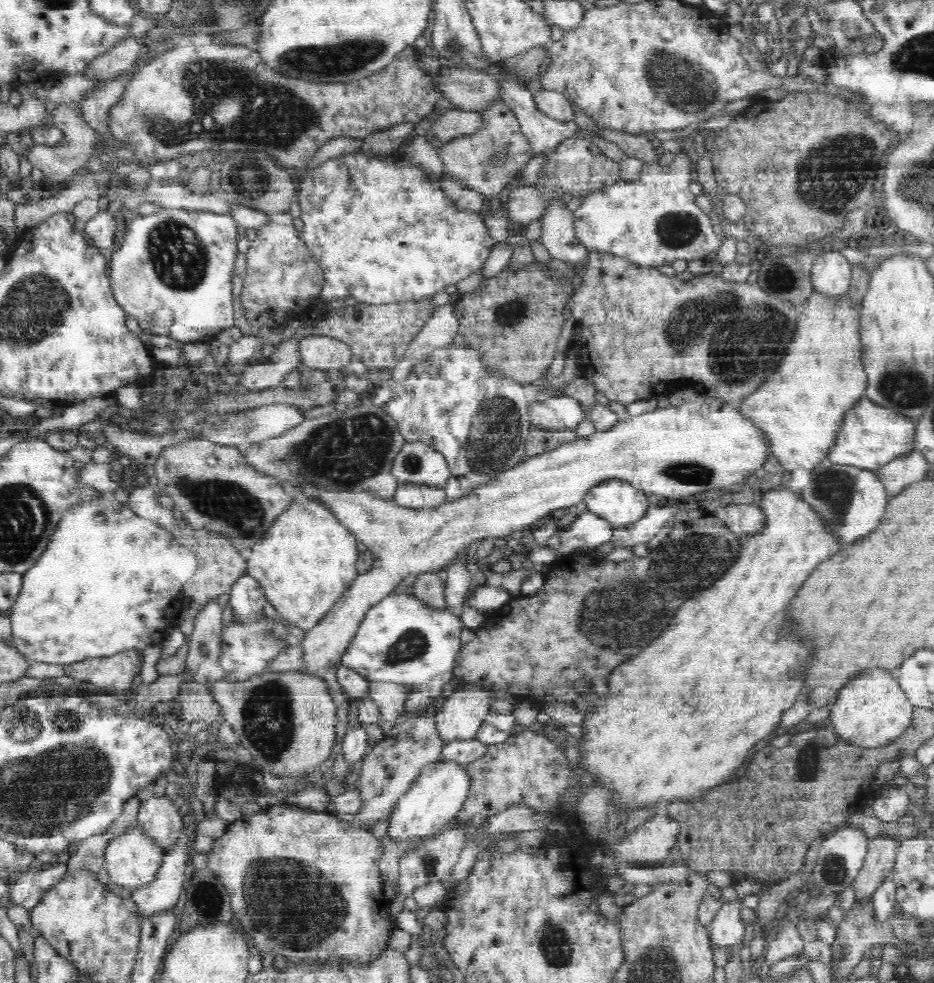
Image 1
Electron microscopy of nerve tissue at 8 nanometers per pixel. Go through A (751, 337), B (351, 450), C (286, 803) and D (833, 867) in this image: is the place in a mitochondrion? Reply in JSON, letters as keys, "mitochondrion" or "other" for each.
{"A":"mitochondrion","B":"mitochondrion","C":"other","D":"mitochondrion"}

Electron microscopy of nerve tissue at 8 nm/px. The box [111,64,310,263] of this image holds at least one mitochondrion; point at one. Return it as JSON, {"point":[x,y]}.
{"point":[251,176]}

